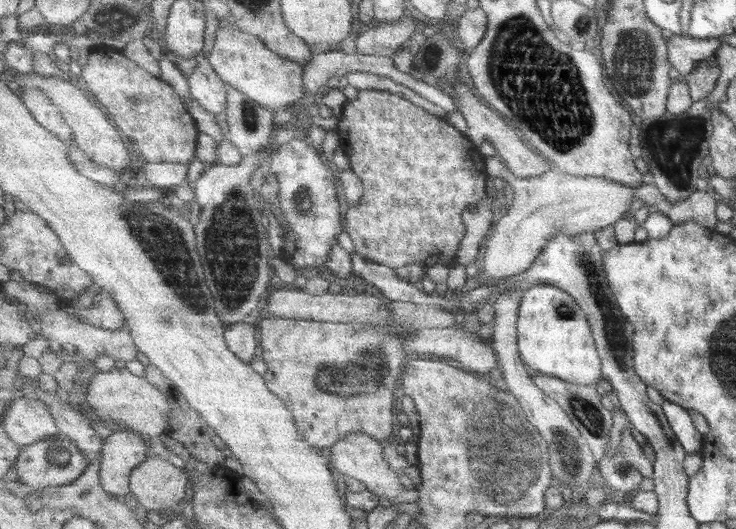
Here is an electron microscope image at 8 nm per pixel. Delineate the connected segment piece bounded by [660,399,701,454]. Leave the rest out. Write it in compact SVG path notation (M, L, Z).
M663 399L660 408L664 412L668 426L672 430L672 434L676 436L677 442L688 453L693 454L701 448L701 436L693 426L688 412L683 407L677 406L676 403Z

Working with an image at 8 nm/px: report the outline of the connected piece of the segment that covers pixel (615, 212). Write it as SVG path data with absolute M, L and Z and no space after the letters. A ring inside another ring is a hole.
M551 170L547 174L529 178L519 178L511 172L506 172L504 178L514 188L515 197L507 213L497 220L493 231L484 240L486 249L483 255L483 273L488 282L494 284L498 284L505 277L512 277L529 270L549 241L561 231L568 235L576 235L616 224L627 212L630 212L629 208L637 197L633 187L609 180L607 177L579 177Z

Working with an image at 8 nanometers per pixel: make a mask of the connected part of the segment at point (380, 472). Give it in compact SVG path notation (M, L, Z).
M353 432L347 435L345 439L341 439L335 447L330 448L330 450L333 450L333 460L330 458L330 464L340 474L359 480L367 485L371 492L387 498L391 504L415 503L419 498L420 492L417 488L407 489L401 484L398 474L389 467L388 462L384 458L384 448L385 444L379 443L366 433Z

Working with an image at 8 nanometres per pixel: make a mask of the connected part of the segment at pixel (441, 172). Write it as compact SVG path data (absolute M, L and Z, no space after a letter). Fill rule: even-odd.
M358 91L357 98L348 101L339 120L341 124L338 125L337 134L339 135L340 145L350 164L353 164L353 171L359 174L359 178L364 184L364 193L361 197L361 202L359 202L359 206L349 206L346 212L346 232L353 240L355 252L369 260L395 268L409 264L418 264L419 266L425 267L425 269L429 266L437 266L437 264L449 268L453 267L458 262L457 254L461 246L461 241L467 234L467 227L463 222L462 215L465 214L465 210L469 210L469 208L477 206L479 202L483 202L483 199L487 195L487 190L485 190L487 178L475 170L475 164L469 158L469 156L473 156L473 150L475 150L474 142L466 133L460 132L455 126L451 126L446 118L435 116L428 110L421 108L421 106L413 104L410 100L387 91Z

